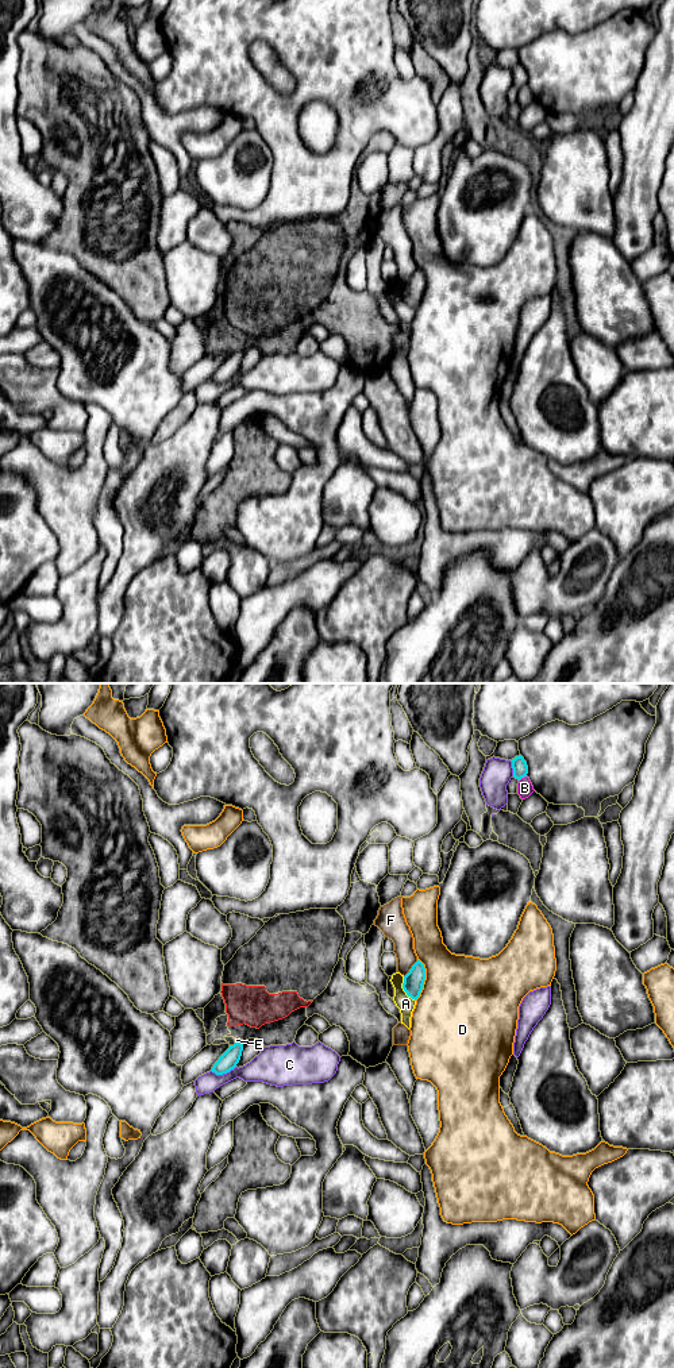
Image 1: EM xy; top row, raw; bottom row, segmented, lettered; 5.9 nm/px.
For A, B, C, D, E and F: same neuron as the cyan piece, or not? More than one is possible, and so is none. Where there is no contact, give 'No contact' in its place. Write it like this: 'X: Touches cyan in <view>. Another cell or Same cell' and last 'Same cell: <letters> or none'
A: Touches cyan in xy. Another cell
B: Touches cyan in xy. Another cell
C: Touches cyan in xy. Another cell
D: Touches cyan in xy. Another cell
E: Touches cyan in xy. Another cell
F: Touches cyan in xy. Another cell
Same cell: none

